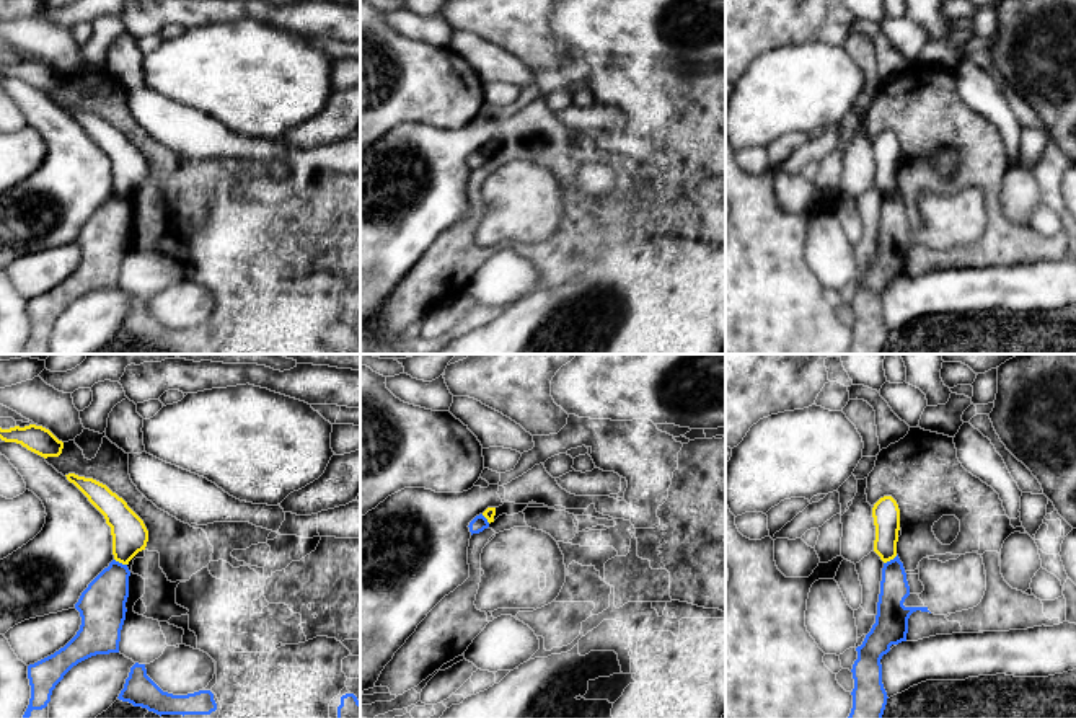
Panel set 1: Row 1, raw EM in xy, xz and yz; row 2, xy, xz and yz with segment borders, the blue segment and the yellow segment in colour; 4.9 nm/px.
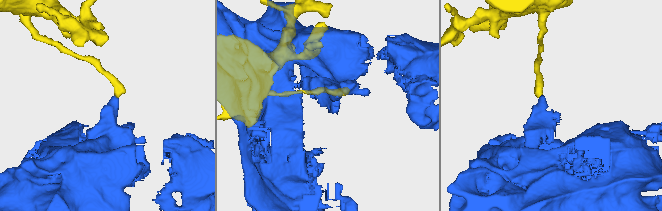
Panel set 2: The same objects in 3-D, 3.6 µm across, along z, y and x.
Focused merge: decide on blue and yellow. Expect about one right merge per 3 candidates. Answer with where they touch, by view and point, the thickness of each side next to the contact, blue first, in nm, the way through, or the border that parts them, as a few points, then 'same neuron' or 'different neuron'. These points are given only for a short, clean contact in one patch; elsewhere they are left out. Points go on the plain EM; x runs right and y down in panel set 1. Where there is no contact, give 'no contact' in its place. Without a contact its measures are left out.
yz (890, 195) | 140/140 nm | along yz (897, 190), (884, 198) | different neuron

